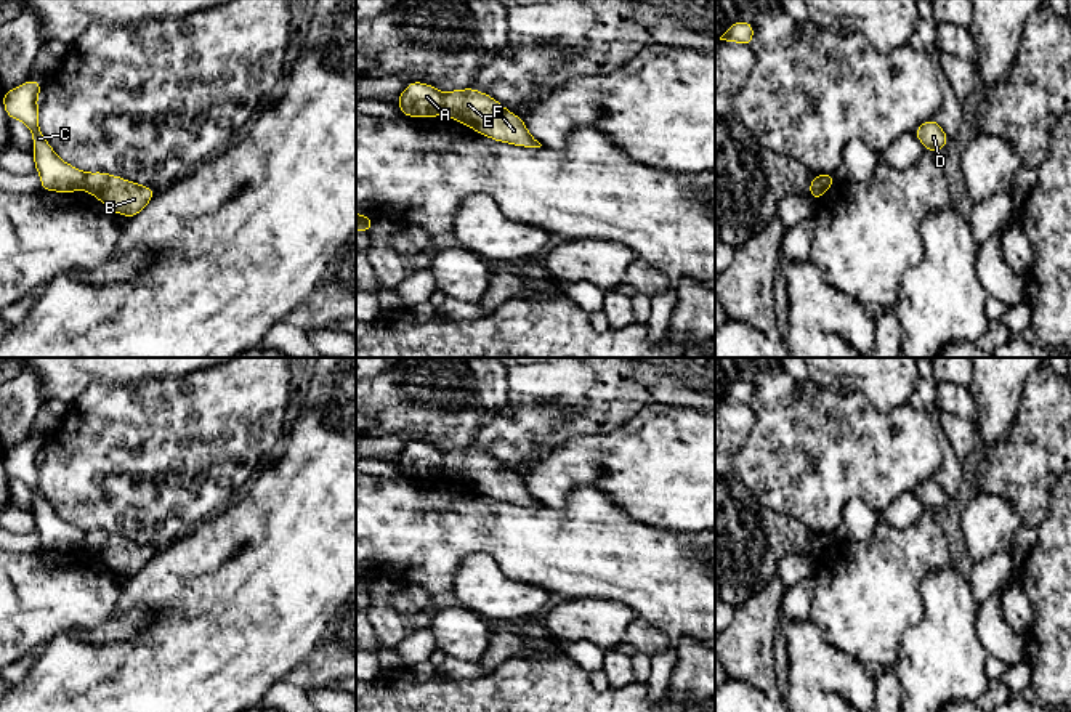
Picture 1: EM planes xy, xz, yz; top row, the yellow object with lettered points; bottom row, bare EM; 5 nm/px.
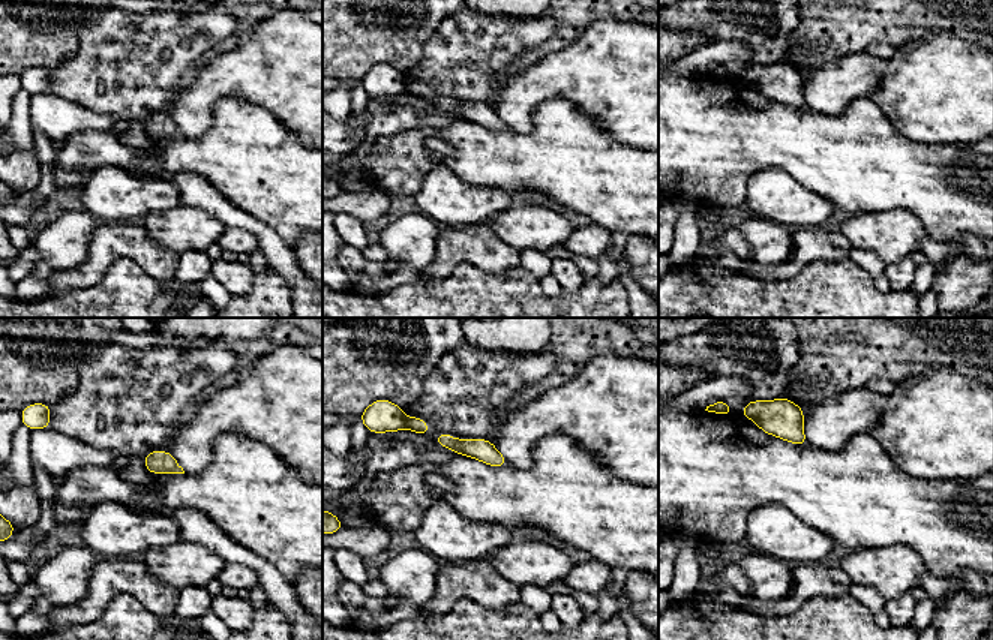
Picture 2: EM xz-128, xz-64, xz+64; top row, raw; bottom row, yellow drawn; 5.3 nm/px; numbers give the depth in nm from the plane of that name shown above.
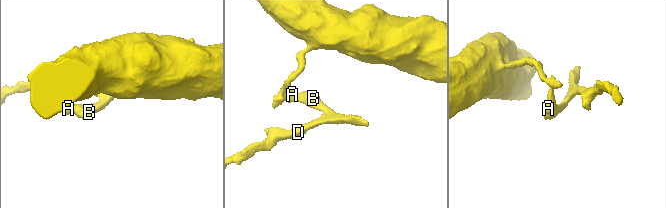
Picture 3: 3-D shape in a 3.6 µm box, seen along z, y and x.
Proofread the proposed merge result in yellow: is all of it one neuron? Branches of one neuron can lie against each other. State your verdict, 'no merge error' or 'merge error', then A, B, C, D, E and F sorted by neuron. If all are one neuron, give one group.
merge error | A C / B D E F

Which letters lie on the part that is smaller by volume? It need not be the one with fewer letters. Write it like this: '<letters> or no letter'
B, D, E, F

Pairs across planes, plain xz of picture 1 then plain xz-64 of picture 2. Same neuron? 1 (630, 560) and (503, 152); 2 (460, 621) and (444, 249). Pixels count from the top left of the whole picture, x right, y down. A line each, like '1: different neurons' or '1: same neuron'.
1: same neuron
2: different neurons

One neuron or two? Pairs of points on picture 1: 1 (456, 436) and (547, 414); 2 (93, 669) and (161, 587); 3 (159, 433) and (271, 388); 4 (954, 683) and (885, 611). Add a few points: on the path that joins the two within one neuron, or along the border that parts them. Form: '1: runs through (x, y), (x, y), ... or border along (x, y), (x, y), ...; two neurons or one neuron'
1: border along (502, 404), (491, 411), (470, 446); two neurons
2: runs through (137, 661), (167, 661), (212, 616), (204, 602); one neuron
3: runs through (186, 433), (210, 433), (244, 401); one neuron
4: border along (919, 597), (921, 616), (903, 634), (893, 667); two neurons

